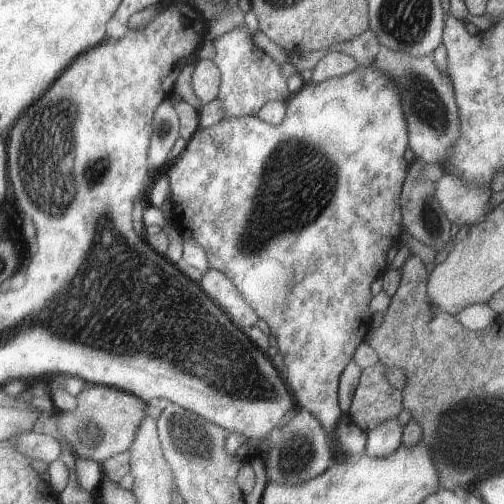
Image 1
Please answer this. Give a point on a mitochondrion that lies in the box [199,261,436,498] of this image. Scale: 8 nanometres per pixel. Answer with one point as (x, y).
(296, 457)

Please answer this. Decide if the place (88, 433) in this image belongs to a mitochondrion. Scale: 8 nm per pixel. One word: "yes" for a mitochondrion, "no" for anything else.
yes

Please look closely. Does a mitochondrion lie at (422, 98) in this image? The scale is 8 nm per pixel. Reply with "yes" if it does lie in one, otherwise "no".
yes

